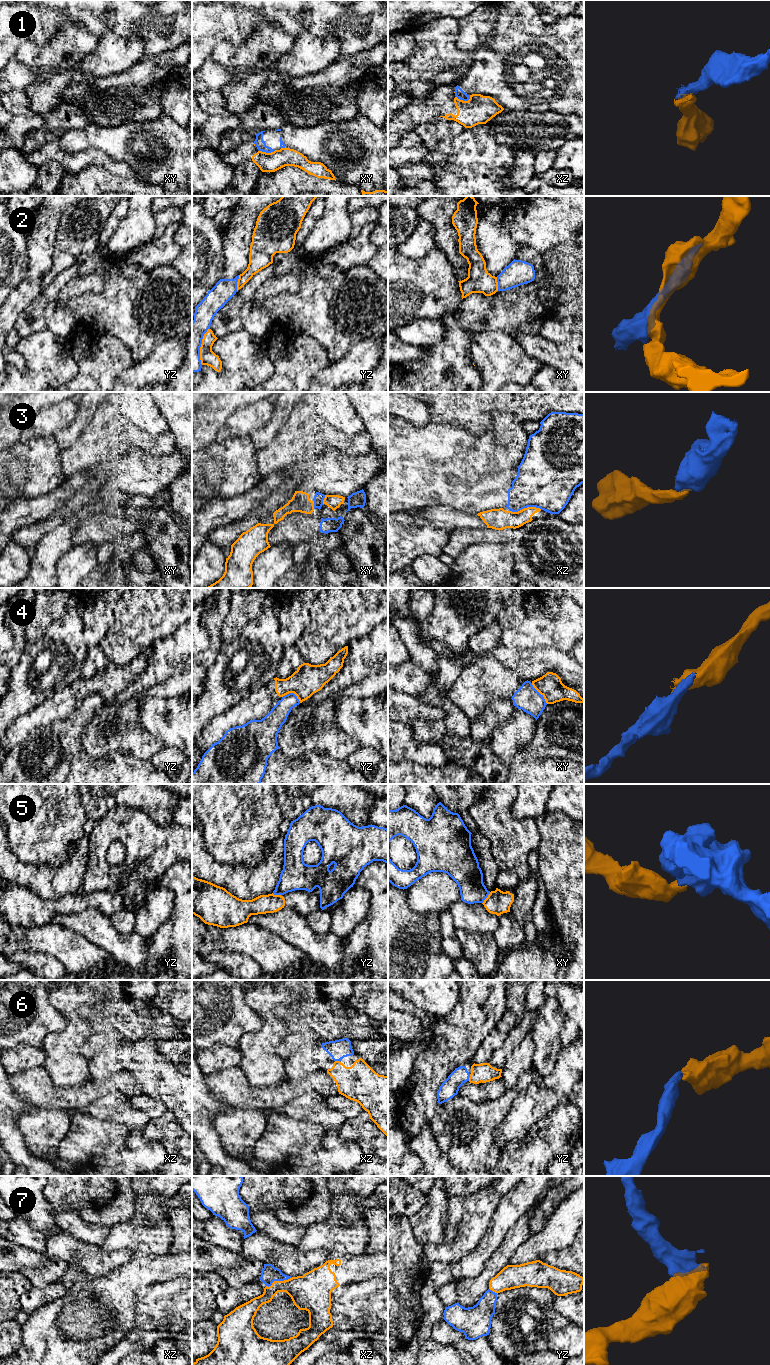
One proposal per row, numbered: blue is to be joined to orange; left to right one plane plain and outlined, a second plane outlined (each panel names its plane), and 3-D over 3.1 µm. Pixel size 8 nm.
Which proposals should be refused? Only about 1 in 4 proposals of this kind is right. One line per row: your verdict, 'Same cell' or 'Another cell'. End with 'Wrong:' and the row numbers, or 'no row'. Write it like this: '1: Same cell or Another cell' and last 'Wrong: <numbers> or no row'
1: Another cell
2: Another cell
3: Same cell
4: Another cell
5: Another cell
6: Same cell
7: Another cell
Wrong: 1, 2, 4, 5, 7

